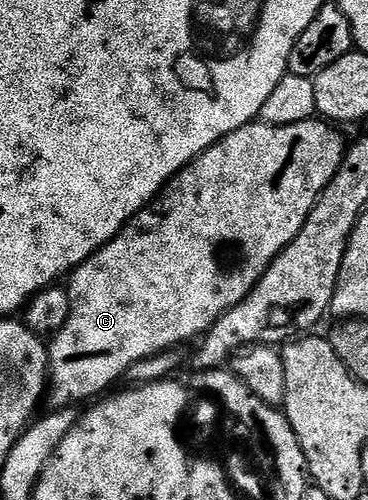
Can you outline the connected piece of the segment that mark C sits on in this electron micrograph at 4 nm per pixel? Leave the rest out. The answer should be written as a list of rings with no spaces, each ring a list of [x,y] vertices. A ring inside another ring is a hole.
[[[311,119],[292,123],[291,125],[267,125],[251,123],[224,135],[212,147],[208,147],[196,159],[189,161],[167,185],[161,193],[146,205],[133,219],[116,234],[104,248],[95,251],[92,256],[69,274],[68,292],[70,294],[70,310],[64,327],[53,334],[48,345],[50,355],[50,371],[48,374],[48,401],[54,409],[81,406],[81,401],[89,402],[98,399],[107,392],[109,385],[114,385],[125,378],[128,367],[132,363],[140,363],[140,359],[148,359],[152,355],[164,352],[165,349],[182,347],[185,341],[201,338],[224,316],[229,309],[236,307],[260,283],[260,279],[268,271],[268,267],[300,235],[300,227],[304,227],[304,219],[312,211],[316,199],[332,183],[336,171],[340,167],[342,157],[348,148],[347,142],[342,142],[339,130],[333,124],[322,119]]]

